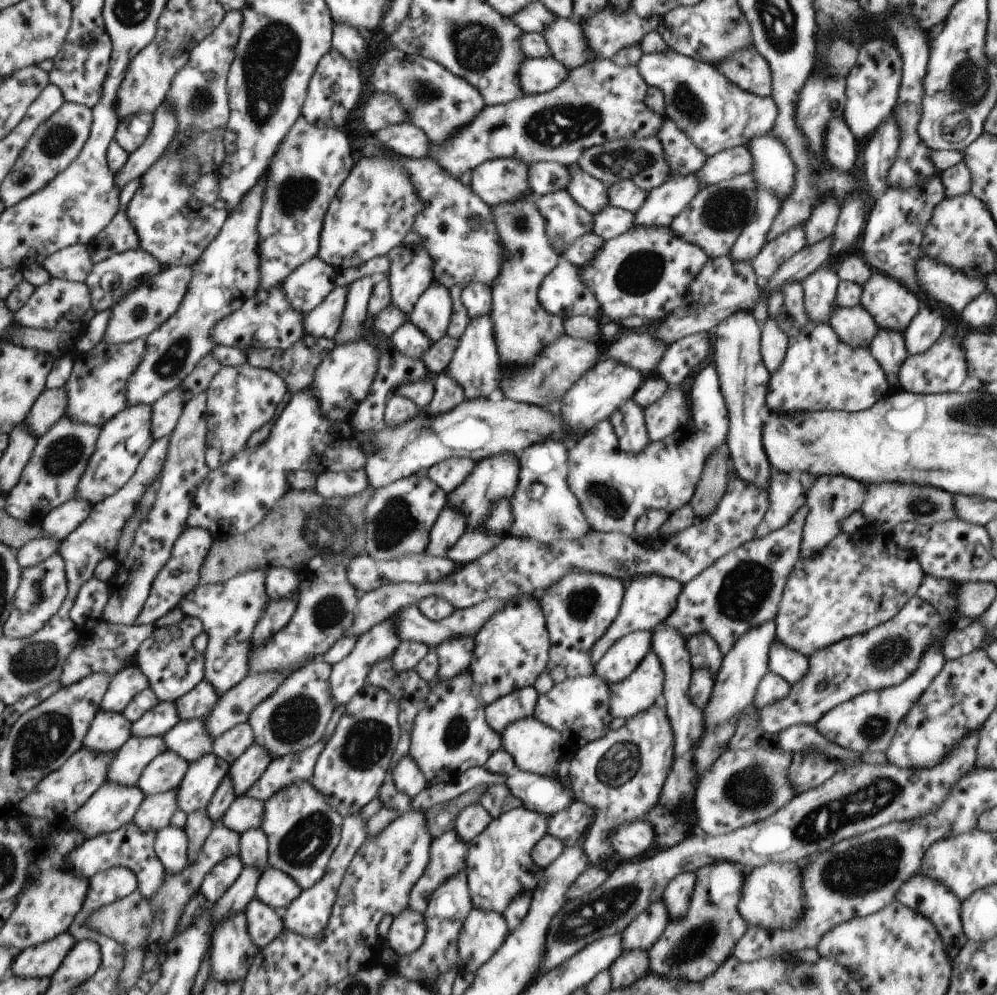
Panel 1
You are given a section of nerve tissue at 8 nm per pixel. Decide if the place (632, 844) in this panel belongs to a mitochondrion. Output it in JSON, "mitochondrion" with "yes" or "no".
{"mitochondrion":"no"}

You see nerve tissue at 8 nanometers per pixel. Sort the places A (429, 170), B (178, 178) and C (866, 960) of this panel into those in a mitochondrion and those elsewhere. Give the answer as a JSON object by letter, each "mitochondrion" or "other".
{"A":"other","B":"mitochondrion","C":"other"}

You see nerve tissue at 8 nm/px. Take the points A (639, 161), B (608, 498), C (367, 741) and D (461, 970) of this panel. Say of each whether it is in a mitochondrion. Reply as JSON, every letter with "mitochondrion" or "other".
{"A":"mitochondrion","B":"mitochondrion","C":"mitochondrion","D":"other"}

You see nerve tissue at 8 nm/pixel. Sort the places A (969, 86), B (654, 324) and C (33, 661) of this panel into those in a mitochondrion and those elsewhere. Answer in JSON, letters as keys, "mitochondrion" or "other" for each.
{"A":"mitochondrion","B":"other","C":"mitochondrion"}

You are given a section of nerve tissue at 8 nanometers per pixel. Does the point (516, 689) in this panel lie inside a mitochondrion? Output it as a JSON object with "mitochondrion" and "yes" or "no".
{"mitochondrion":"no"}

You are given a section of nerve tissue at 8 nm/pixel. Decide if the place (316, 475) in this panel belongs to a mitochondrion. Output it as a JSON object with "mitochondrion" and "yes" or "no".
{"mitochondrion":"no"}

